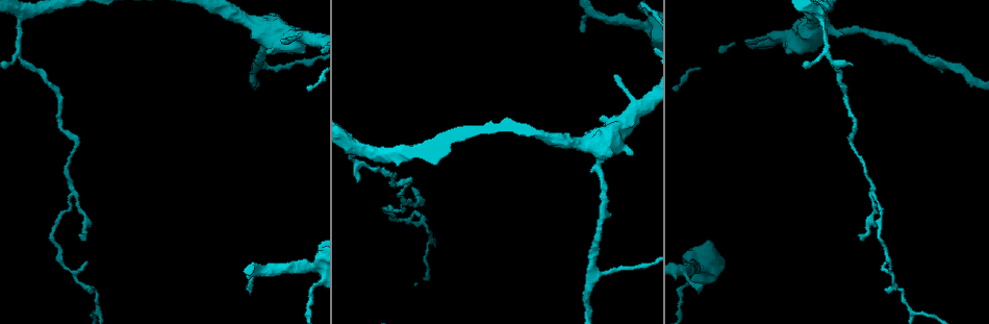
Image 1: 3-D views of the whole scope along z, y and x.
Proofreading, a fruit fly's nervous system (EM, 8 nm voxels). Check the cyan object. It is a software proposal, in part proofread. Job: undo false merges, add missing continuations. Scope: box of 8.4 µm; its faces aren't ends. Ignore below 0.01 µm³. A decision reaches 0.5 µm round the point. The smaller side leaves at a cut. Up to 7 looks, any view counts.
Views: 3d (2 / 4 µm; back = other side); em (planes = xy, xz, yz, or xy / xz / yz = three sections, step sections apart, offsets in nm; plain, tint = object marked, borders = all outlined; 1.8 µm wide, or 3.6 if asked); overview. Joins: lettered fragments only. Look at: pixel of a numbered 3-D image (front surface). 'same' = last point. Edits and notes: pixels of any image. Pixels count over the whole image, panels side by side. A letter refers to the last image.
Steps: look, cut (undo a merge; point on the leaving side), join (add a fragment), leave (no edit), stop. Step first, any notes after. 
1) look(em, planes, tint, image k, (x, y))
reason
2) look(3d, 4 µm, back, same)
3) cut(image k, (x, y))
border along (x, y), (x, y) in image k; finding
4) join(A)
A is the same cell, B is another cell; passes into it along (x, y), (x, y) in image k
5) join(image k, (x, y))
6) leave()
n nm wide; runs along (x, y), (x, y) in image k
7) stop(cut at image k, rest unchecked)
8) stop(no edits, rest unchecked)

look(3d, 2 µm, image 1, (746, 40))
branch stops here

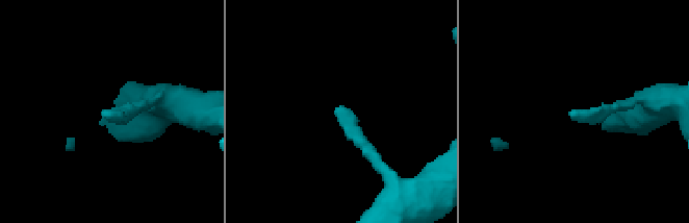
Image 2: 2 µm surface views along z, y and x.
look(em, planes, plain, image 2, (341, 107))
need the tissue

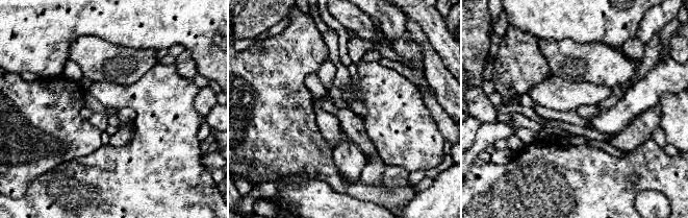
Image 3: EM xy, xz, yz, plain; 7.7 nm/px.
look(em, planes, borders, same)

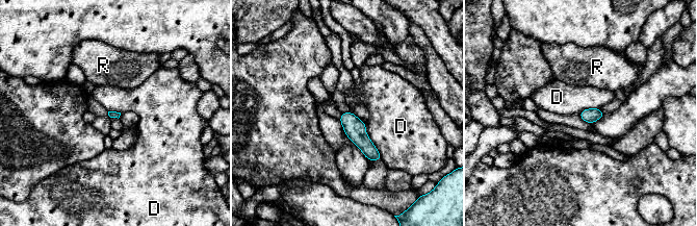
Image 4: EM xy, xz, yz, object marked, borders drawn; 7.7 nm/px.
leave()
D and R are other cells; no lettered fragment goes on from it

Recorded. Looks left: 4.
look(3d, 4 µm, image 1, (584, 29))
branch stops here

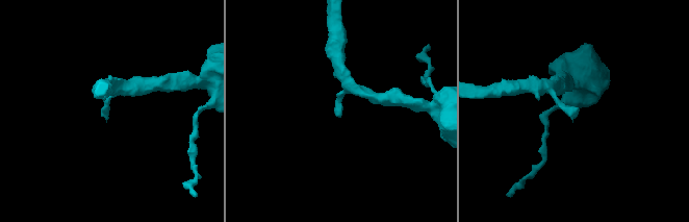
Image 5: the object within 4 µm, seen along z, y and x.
look(em, planes, borders, image 5, (575, 118))

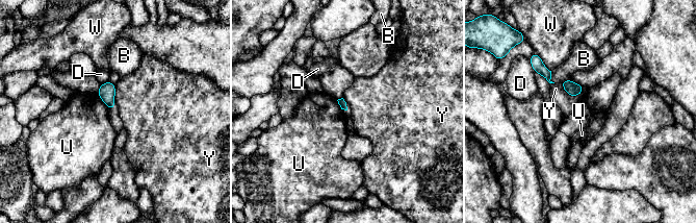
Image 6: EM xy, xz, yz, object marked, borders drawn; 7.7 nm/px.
leave()
Y touches over 200 nm; B, D, U, W and Y are other cells; border along (560, 82), (569, 95), (583, 92) in image 6; none of them fits

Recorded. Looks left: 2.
look(3d, 2 µm, image 1, (71, 187))
two arms in line, one across

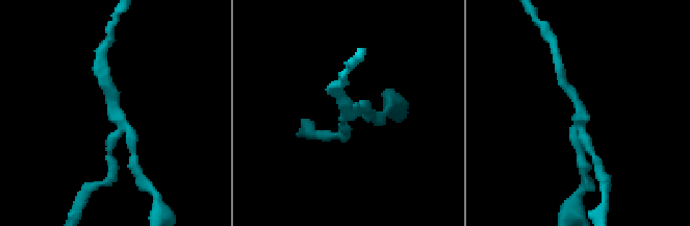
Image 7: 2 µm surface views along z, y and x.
look(em, planes, borders, image 7, (114, 119))
3 arms; now the EM

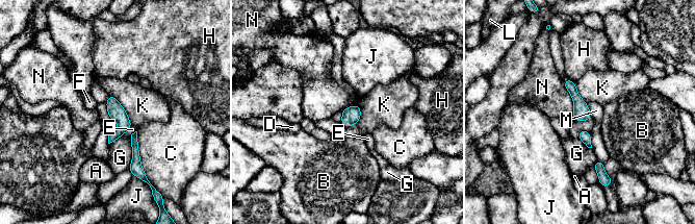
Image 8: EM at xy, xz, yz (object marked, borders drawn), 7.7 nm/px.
leave()
A, B, C, D, E, F, G, H, J, K, L, M and N are other cells; border along (105, 103), (107, 115), (112, 120) in image 8; all the same neuron

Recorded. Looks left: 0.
stop(no edits, rest unchecked)

